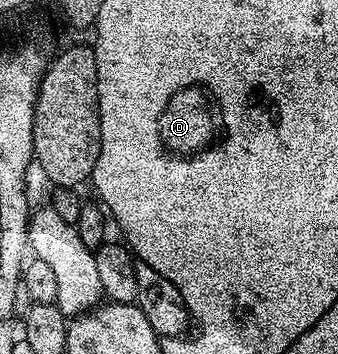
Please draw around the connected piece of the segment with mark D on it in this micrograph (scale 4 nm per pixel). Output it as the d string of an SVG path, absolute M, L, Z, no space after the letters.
M192 80L192 84L180 84L180 88L172 88L168 96L164 96L164 108L160 108L160 116L156 116L156 144L140 144L140 152L144 148L160 148L168 160L200 160L200 156L208 156L208 152L216 152L216 148L224 148L228 144L228 120L224 120L224 104L220 104L220 96L212 92L212 84L204 84L204 80Z

